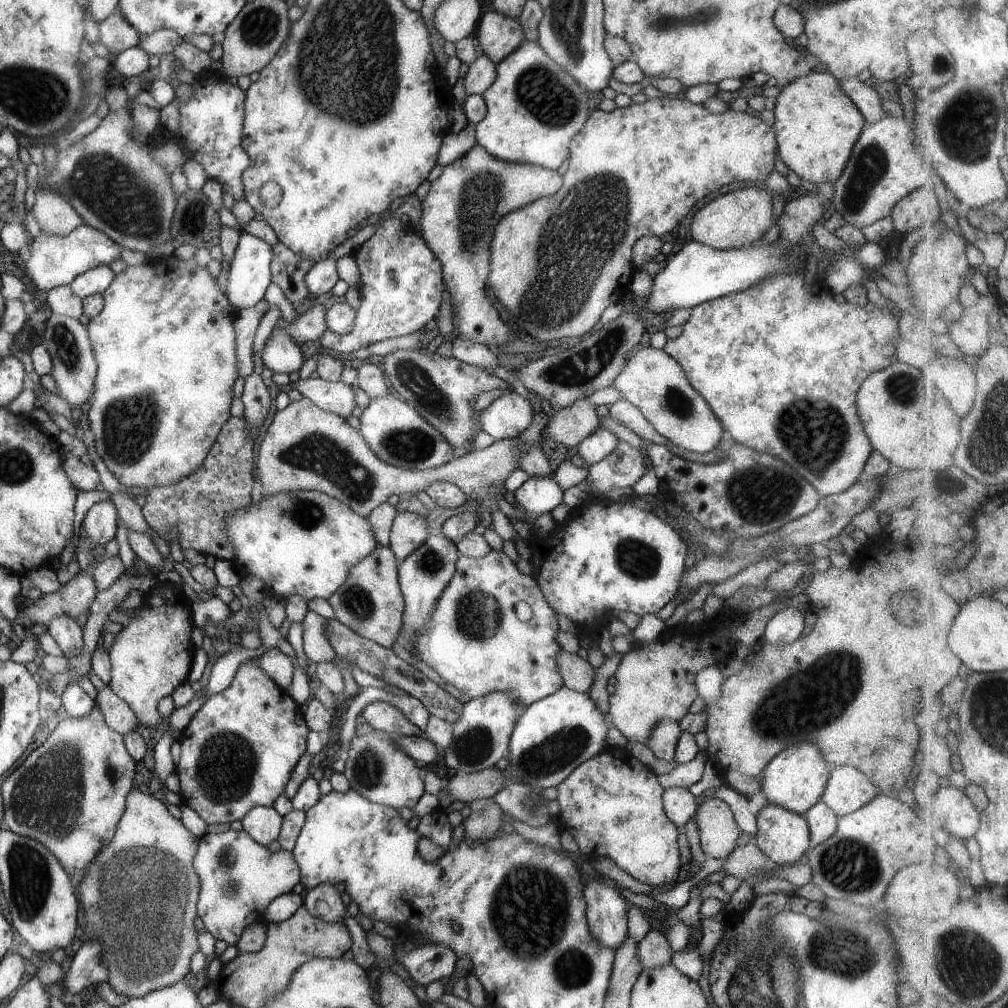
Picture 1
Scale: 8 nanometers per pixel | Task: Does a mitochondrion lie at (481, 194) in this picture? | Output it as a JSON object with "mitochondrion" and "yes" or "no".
{"mitochondrion":"yes"}

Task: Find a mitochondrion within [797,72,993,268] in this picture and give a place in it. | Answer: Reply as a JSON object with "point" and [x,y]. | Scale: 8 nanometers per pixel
{"point":[869,165]}

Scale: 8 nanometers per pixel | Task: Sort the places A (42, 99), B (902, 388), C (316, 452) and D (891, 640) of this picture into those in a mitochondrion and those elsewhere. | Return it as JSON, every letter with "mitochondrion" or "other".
{"A":"mitochondrion","B":"mitochondrion","C":"mitochondrion","D":"other"}

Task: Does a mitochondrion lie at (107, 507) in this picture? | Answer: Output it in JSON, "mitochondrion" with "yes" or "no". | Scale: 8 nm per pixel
{"mitochondrion":"no"}

